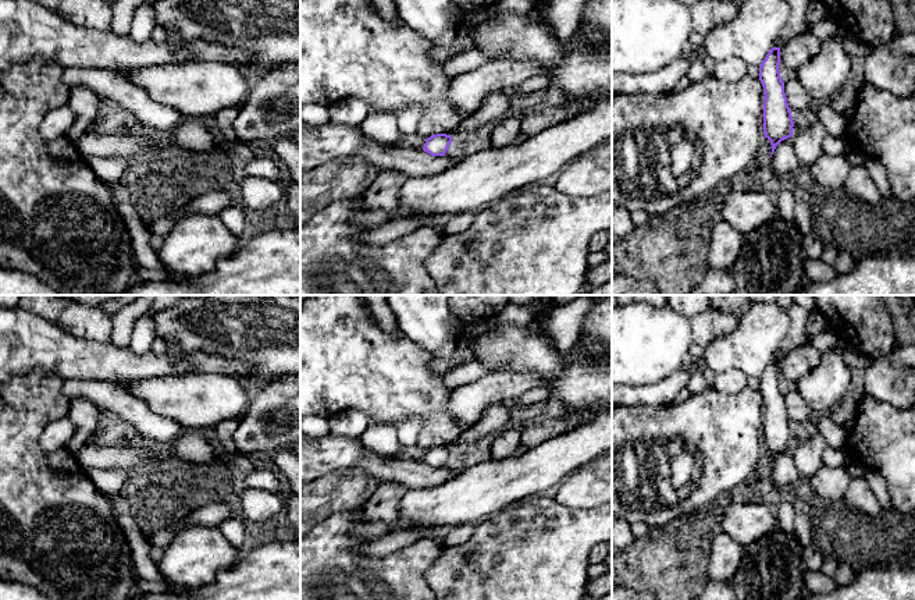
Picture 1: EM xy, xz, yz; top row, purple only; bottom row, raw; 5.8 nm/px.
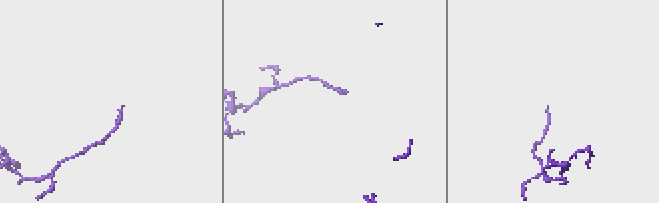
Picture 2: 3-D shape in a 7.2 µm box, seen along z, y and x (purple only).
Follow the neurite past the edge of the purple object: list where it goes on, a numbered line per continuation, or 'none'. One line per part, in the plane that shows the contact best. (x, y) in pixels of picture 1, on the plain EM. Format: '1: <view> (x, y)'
none

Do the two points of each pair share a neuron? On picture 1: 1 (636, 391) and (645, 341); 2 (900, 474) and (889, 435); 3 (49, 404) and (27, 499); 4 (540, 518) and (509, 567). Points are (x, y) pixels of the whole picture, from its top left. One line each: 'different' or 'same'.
1: different
2: same
3: same
4: same

